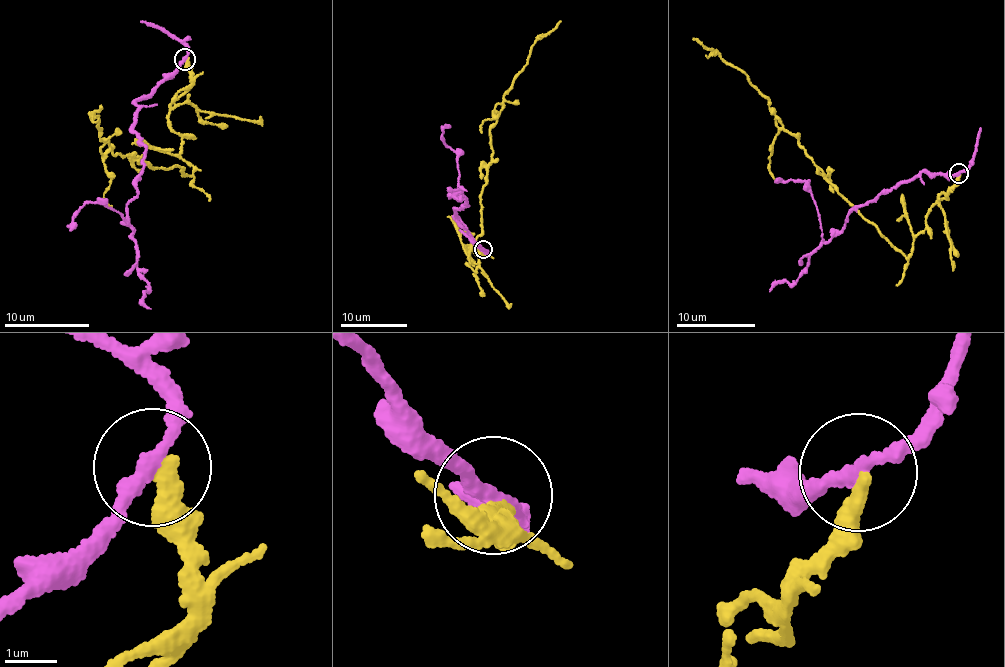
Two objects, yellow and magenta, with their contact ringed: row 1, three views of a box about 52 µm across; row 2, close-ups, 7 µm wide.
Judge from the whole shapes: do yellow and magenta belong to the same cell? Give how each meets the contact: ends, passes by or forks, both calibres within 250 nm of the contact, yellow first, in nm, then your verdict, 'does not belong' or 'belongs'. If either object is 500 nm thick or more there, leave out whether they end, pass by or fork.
yellow ends | magenta passes by | 380/240 nm | does not belong

